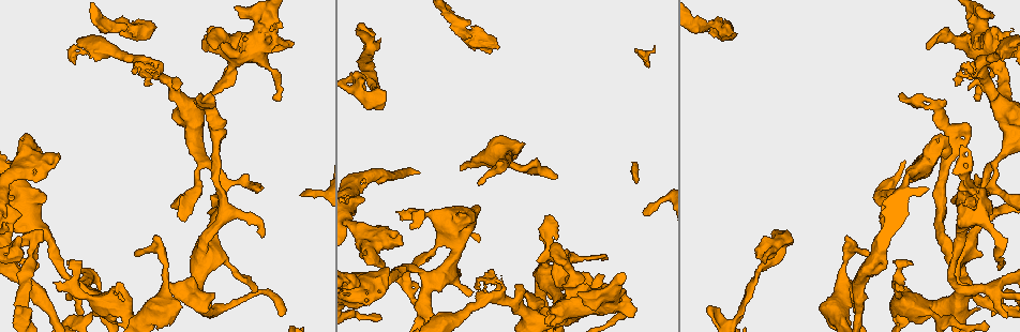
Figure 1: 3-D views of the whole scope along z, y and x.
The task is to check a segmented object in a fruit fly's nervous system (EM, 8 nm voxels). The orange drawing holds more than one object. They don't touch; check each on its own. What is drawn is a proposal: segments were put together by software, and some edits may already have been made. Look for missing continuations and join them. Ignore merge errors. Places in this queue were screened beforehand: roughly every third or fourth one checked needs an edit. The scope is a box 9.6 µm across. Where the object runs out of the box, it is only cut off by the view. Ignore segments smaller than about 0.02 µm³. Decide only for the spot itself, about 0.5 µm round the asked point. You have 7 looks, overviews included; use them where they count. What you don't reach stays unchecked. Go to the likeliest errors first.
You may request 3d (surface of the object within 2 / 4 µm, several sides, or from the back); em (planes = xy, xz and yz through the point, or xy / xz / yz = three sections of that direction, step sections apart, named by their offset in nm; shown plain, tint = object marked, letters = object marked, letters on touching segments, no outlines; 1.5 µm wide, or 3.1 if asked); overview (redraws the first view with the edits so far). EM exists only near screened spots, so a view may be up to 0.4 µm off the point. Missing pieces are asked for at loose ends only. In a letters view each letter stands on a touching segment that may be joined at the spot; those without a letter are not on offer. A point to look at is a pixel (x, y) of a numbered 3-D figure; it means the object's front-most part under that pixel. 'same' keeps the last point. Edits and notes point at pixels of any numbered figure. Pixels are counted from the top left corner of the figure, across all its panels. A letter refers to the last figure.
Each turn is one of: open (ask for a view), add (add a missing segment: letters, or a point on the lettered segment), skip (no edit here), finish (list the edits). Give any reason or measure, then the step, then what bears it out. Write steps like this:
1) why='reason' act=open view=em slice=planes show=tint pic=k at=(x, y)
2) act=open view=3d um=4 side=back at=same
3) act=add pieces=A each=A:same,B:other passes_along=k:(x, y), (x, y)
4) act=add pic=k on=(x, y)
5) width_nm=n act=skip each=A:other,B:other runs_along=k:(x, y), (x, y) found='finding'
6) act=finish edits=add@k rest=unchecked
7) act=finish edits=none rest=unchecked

act=open view=3d um=2 pic=1 at=(207, 312)

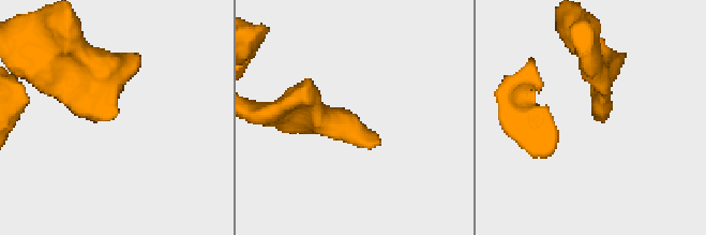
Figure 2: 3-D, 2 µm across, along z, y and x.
why='shape alone is not enough' act=open view=em slice=planes show=letters pic=2 at=(594, 116)

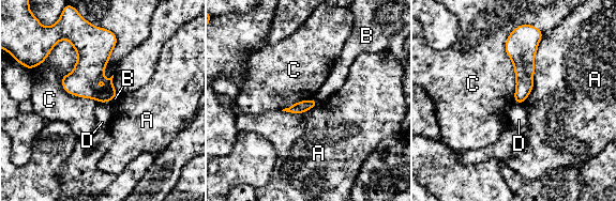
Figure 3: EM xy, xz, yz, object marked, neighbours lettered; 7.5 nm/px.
act=skip each=A:other,B:other,C:other,D:other border=3:(35, 65), (101, 102) found='no lettered segment goes on from it'

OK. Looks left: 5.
why='stops while still wide' act=open view=3d um=2 pic=1 at=(402, 244)

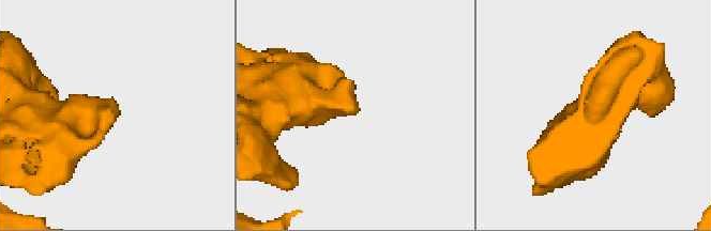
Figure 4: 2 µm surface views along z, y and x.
act=open view=em slice=xz step=8 show=tint pic=4 at=(357, 108)

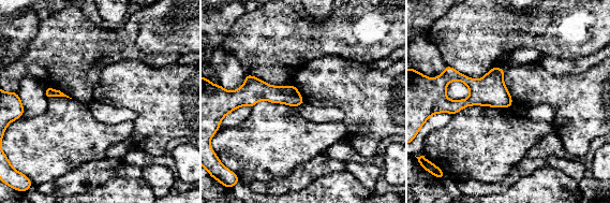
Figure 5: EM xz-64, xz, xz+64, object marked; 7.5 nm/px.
act=open view=em slice=planes show=letters at=same

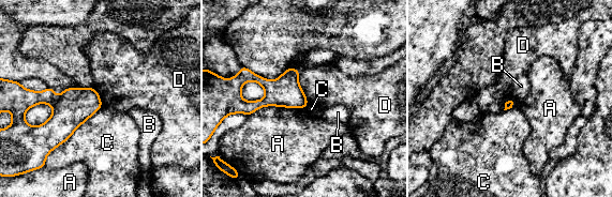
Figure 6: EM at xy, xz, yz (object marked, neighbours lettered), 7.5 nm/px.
longest_contact=C:550nm act=skip each=A:other,B:other,C:other,D:other found='no lettered segment goes on from it'

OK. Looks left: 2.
why='free end' act=open view=3d um=4 pic=1 at=(927, 45)

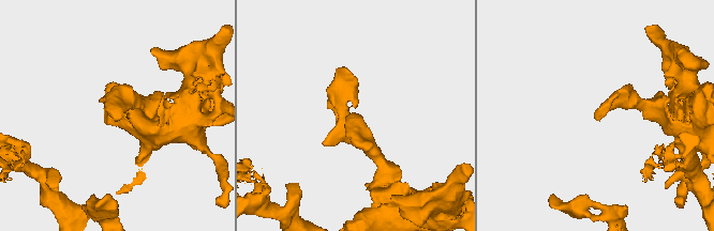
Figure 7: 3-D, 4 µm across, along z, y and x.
why='shape alone is not enough' act=open view=em slice=planes show=letters pic=7 at=(118, 119)

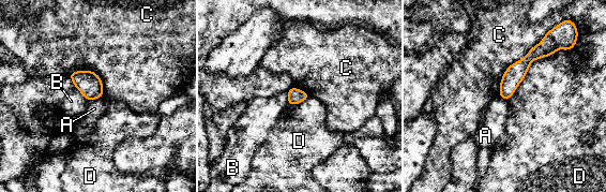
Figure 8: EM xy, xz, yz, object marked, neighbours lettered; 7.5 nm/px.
longest_contact=C:600nm act=skip each=A:other,B:other,C:other,D:other border=8:(101, 96), (88, 101) found='none of them fits'

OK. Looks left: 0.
act=finish edits=none rest=unchecked

